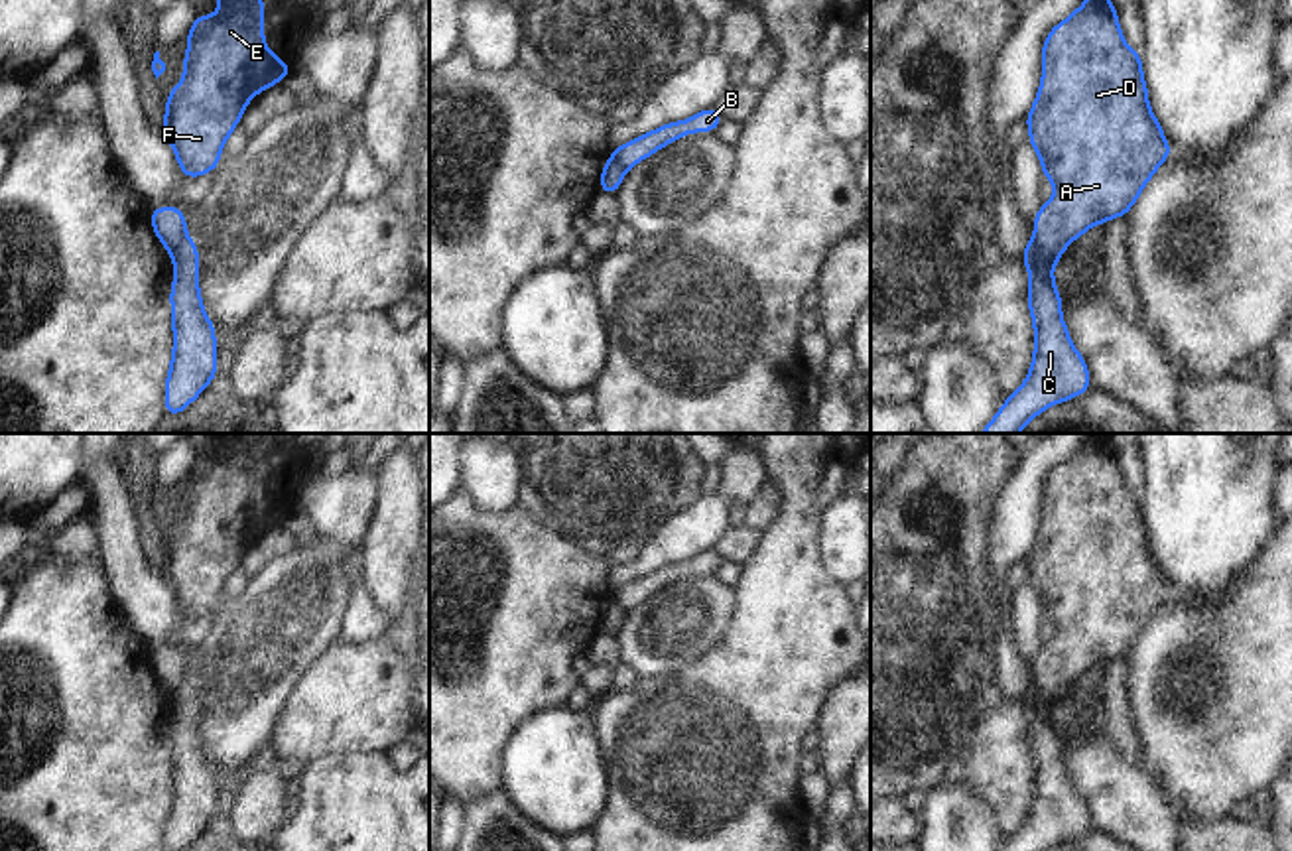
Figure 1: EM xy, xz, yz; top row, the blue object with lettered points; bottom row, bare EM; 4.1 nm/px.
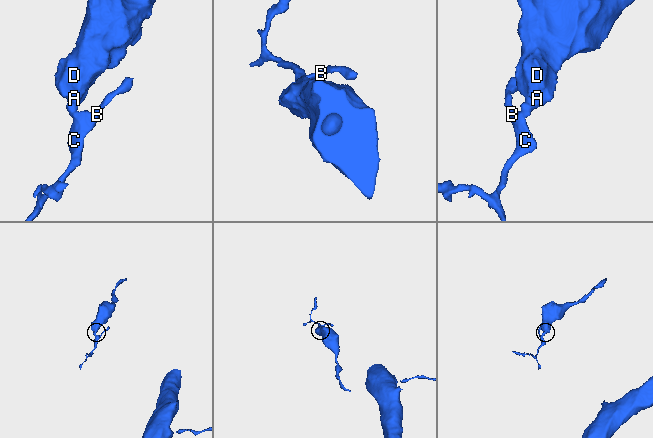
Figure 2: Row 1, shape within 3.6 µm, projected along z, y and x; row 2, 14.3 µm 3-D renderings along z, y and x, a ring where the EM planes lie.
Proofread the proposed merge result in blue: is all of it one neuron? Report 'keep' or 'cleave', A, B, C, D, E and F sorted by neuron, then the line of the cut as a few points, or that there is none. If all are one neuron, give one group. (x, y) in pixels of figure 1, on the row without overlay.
cleave; A D E F / B C; cut in yz along (1033, 680), (1042, 690), (1050, 708)

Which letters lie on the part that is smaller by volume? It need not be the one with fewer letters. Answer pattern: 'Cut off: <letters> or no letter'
Cut off: B, C

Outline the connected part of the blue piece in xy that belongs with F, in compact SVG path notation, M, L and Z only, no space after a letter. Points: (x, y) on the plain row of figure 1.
M215 433L221 451L195 457L187 477L183 522L167 536L163 579L183 619L221 605L221 589L252 538L291 514L264 485L260 433Z

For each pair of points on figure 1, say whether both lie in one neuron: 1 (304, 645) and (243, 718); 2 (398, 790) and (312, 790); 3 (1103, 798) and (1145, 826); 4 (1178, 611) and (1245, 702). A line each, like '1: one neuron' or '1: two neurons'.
1: one neuron
2: one neuron
3: one neuron
4: one neuron

